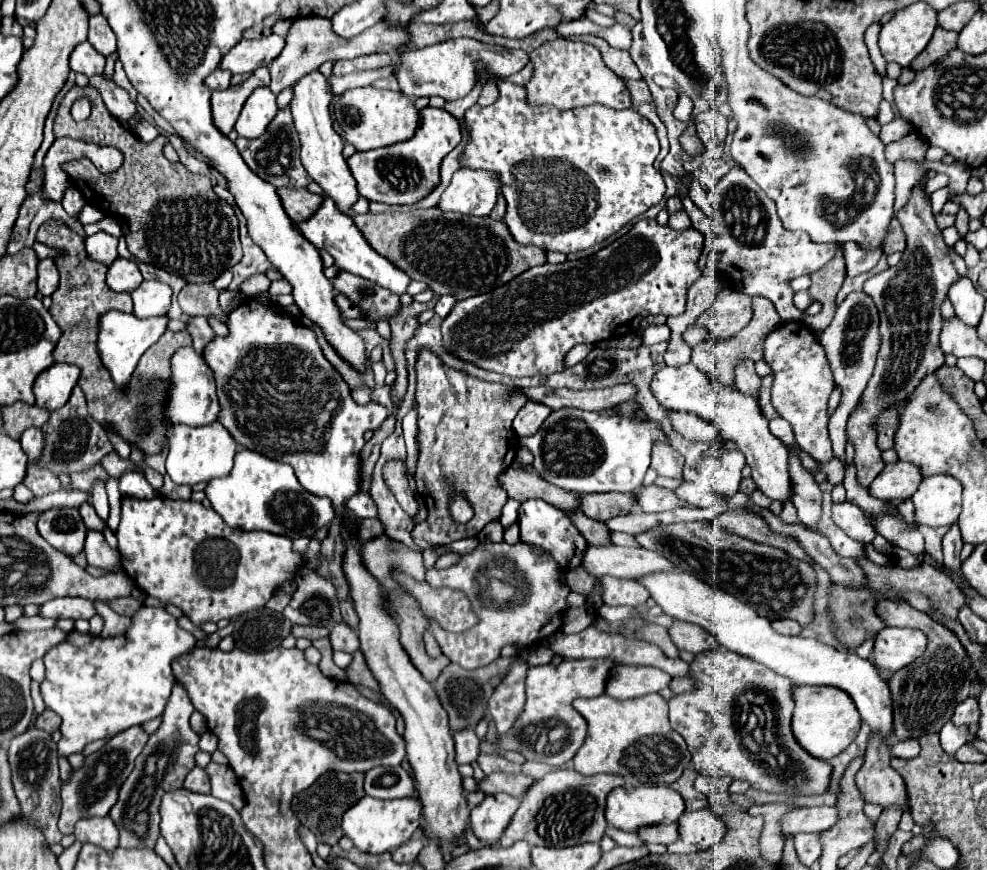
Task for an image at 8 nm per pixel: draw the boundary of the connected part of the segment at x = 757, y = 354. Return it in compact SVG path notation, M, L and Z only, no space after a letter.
M752 299L754 303L754 317L752 323L748 323L748 327L744 327L734 339L730 341L722 341L722 343L712 343L712 341L702 341L698 347L692 349L692 363L696 363L696 367L700 371L704 371L712 381L718 381L726 387L736 387L734 383L734 369L740 361L744 359L752 359L758 361L764 357L764 339L768 337L770 331L774 331L782 321L776 315L776 309L772 307L772 303L768 303L766 299Z

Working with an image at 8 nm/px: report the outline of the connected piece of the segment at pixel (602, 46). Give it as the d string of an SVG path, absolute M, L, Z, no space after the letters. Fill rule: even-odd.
M594 35L569 36L568 39L580 39L596 46L606 65L619 77L626 80L640 80L641 73L632 61L629 51L612 48L604 39Z

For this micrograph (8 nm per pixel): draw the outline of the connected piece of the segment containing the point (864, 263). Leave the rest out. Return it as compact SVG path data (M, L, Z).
M844 243L842 251L844 251L844 259L846 259L848 277L856 277L860 273L870 271L882 257L882 251L860 251L860 247L856 247L856 243Z

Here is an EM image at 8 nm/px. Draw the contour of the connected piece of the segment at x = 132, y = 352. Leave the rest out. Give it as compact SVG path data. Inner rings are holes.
M110 311L100 319L98 351L100 351L104 367L110 371L110 375L118 387L126 387L140 357L144 355L146 349L150 349L164 335L164 331L168 329L168 321L170 321L168 315L138 319L136 315L128 315L122 311Z

